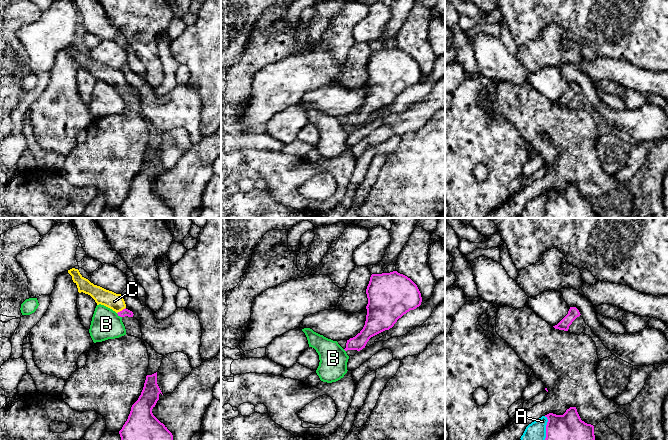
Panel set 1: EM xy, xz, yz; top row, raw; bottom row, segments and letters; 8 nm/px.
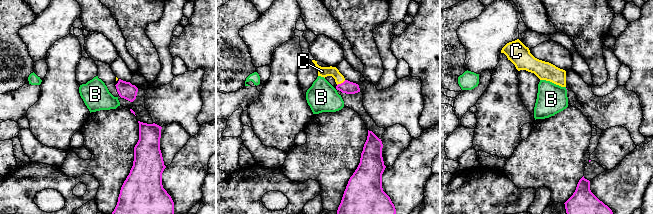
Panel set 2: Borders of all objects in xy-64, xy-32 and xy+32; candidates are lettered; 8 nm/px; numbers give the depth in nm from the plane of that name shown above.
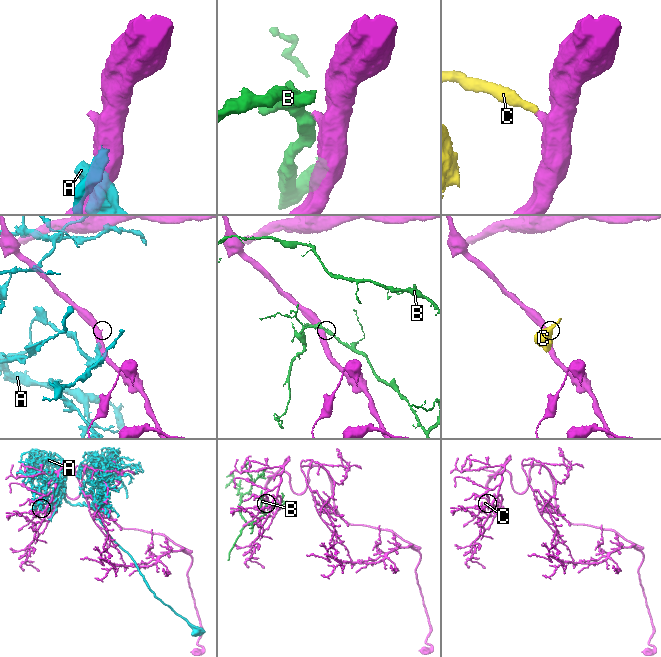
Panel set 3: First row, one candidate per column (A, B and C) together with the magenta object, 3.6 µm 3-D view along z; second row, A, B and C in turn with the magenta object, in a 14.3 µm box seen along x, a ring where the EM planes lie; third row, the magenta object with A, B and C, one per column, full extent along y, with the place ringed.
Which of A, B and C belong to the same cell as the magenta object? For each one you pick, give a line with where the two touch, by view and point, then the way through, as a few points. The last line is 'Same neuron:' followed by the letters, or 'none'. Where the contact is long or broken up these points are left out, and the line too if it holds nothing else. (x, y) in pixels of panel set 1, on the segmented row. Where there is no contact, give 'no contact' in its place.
C: contact xy (122, 310); way xy (125, 312), (122, 310), (114, 301)
Same neuron: C

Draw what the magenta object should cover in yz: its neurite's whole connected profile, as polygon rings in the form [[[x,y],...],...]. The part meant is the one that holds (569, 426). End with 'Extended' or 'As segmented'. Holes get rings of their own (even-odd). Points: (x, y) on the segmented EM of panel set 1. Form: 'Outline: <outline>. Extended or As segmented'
Outline: [[[576,407],[563,415],[549,413],[545,440],[595,440],[594,426],[581,420]]]. As segmented

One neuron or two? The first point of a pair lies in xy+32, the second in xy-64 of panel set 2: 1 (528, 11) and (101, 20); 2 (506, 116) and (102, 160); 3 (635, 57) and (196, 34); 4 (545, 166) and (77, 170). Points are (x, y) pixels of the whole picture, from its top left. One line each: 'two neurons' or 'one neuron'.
1: one neuron
2: two neurons
3: one neuron
4: one neuron

